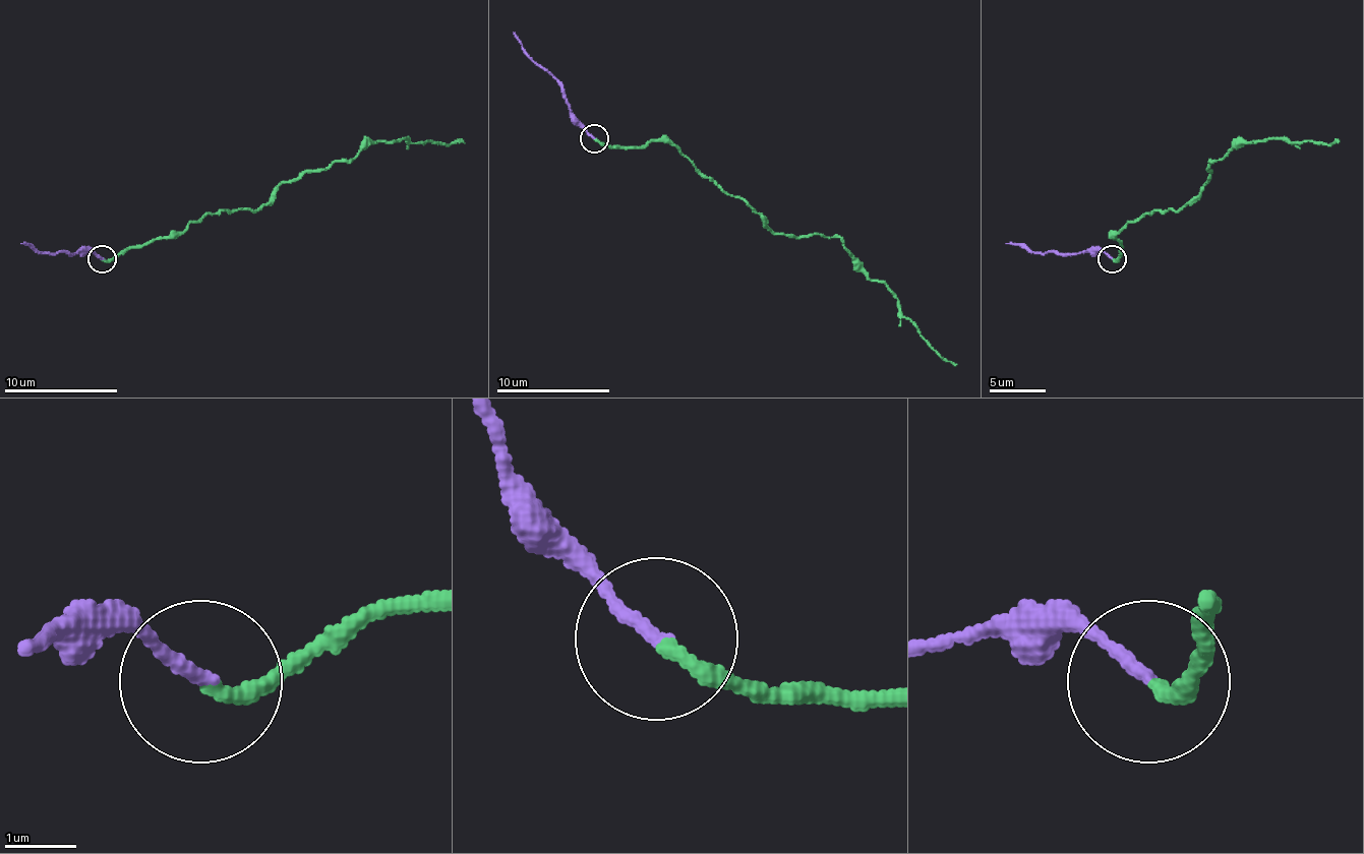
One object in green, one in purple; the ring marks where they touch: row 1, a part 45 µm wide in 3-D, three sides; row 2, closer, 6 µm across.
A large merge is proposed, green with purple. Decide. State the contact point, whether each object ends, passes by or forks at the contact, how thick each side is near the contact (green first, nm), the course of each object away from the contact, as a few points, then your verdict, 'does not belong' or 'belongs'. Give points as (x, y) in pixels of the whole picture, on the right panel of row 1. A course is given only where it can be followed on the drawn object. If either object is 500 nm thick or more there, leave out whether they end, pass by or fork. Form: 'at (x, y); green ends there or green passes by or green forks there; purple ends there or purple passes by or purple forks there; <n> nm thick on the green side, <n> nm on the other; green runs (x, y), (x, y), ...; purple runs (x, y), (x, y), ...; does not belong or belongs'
at (1112, 259); green ends there; purple ends there; 220 nm thick on the green side, 170 nm on the other; green runs (1112, 261), (1121, 247), (1115, 236), (1143, 212), (1180, 210), (1208, 182), (1213, 160), (1242, 142), (1339, 142); purple runs (1112, 258), (1101, 250), (1030, 252), (1019, 244), (1005, 244); does not belong

